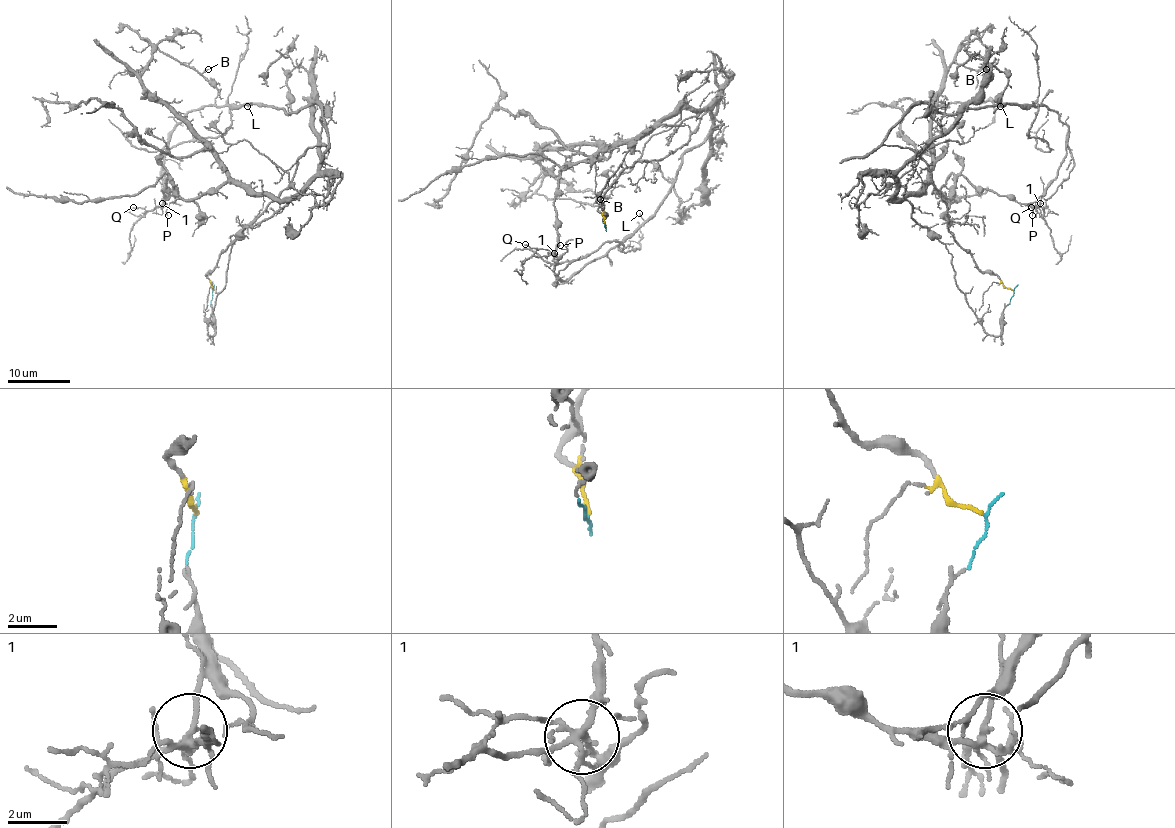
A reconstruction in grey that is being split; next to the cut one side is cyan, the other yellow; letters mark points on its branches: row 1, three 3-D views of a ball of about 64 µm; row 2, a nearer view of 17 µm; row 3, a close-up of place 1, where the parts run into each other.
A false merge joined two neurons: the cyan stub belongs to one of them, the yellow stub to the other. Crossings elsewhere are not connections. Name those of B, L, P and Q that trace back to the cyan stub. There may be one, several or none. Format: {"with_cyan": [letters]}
{"with_cyan": ["B", "P"]}

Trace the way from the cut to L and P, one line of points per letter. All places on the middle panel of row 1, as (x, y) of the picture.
L: (605, 225), (598, 209), (614, 180), (688, 142), (719, 97), (658, 209), (639, 213)
P: (605, 225), (600, 192), (628, 148), (696, 114), (674, 111), (569, 164), (554, 198), (559, 245)

